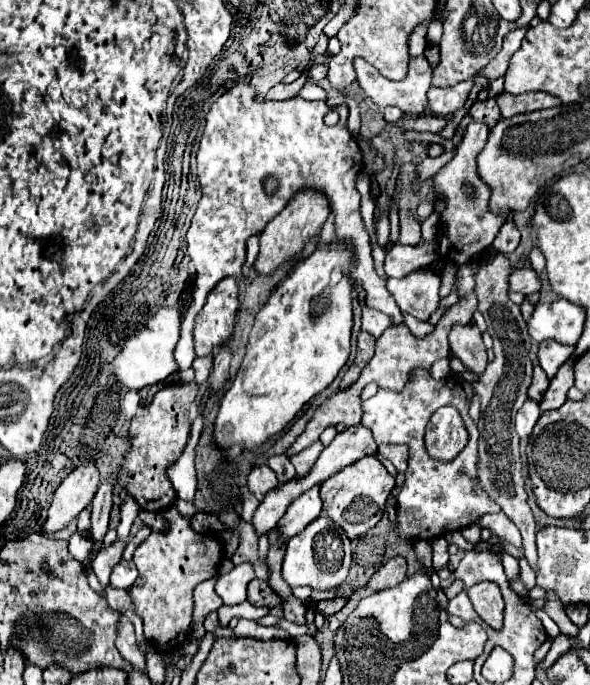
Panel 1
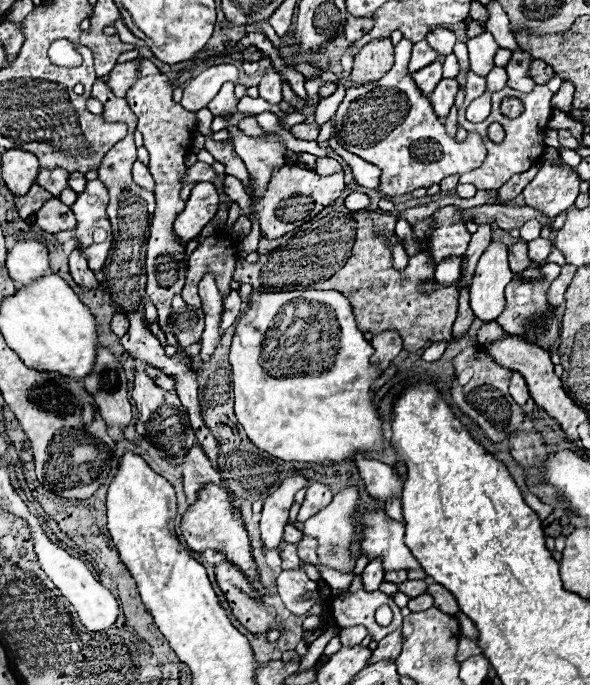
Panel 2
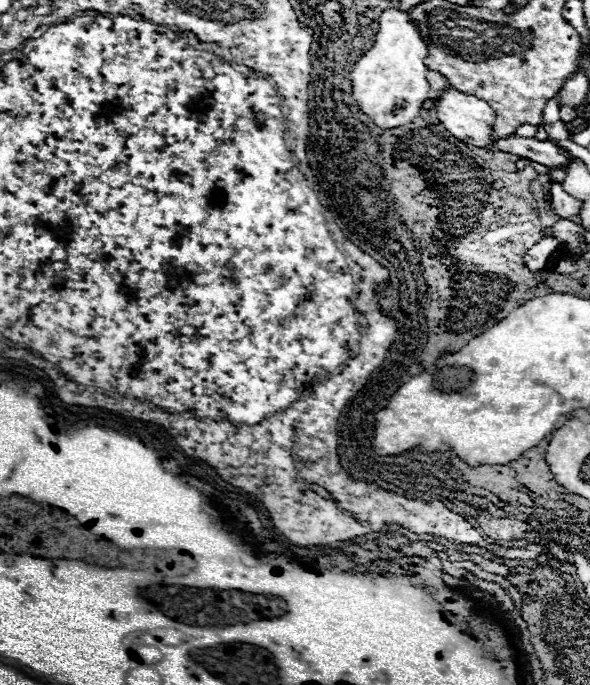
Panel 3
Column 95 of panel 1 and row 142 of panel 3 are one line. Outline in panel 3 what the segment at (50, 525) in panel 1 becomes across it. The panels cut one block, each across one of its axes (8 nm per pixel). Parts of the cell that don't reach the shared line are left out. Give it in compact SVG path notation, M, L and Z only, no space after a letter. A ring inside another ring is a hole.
M450 88L438 94L436 110L440 124L458 140L476 148L496 150L492 134L496 112L488 102Z

